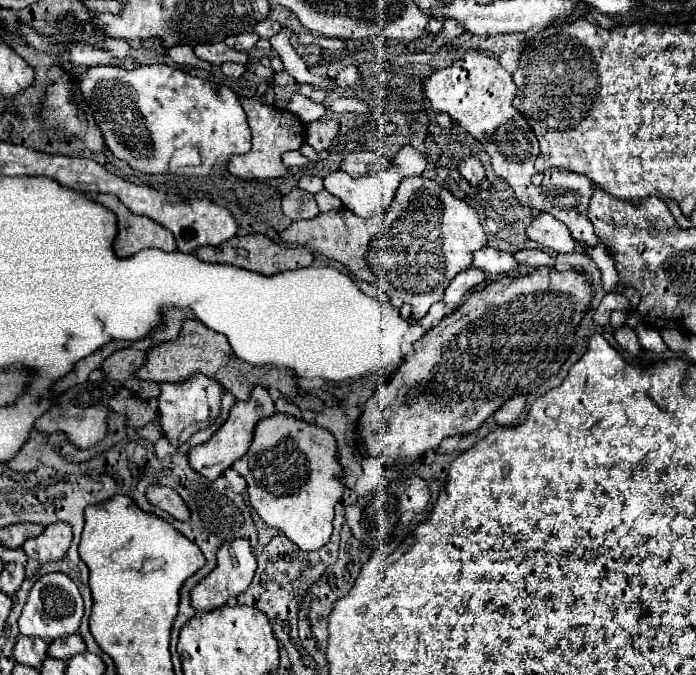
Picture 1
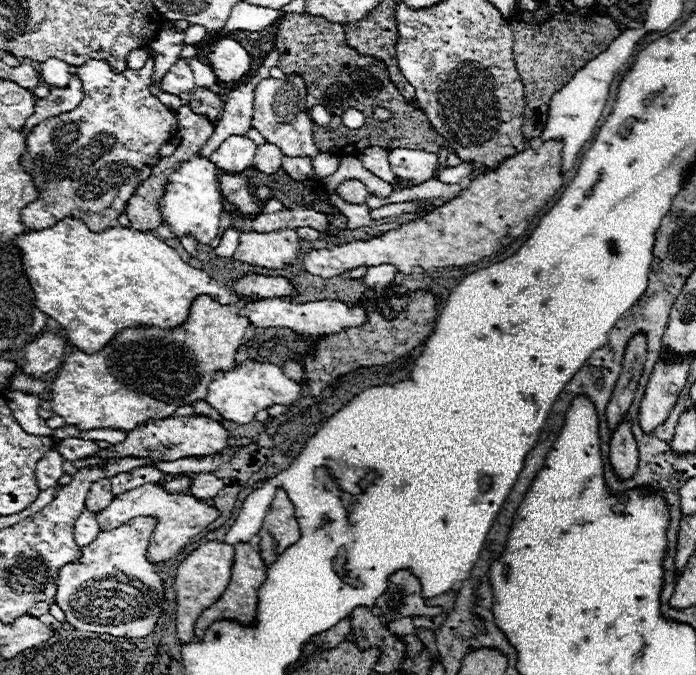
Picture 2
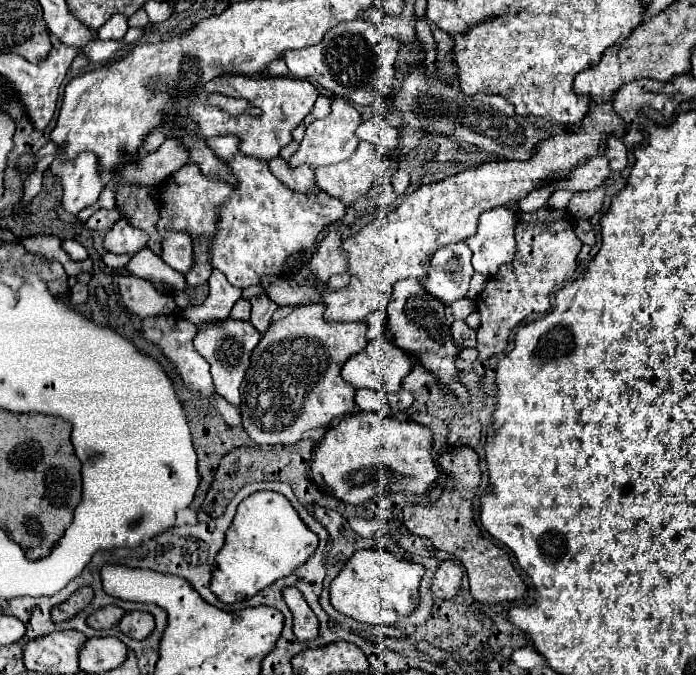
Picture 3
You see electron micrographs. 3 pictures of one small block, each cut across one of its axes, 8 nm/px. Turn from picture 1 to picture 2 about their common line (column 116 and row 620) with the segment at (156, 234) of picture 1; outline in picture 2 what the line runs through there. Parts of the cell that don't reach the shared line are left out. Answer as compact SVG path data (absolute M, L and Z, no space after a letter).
M236 544L236 556L234 556L234 564L232 564L232 580L228 584L228 588L224 590L224 594L208 608L202 612L202 616L196 622L196 640L202 640L208 626L216 620L236 620L242 626L250 626L256 622L256 598L258 598L258 588L260 584L266 580L266 564L262 562L260 554L256 548L252 548L250 544Z

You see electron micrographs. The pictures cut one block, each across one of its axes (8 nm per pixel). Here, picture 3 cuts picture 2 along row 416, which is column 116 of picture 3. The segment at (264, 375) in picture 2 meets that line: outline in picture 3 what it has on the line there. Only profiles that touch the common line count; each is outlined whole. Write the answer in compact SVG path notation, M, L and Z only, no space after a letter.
M120 218L104 236L104 246L112 254L136 254L148 242L148 234L130 226L124 218Z

